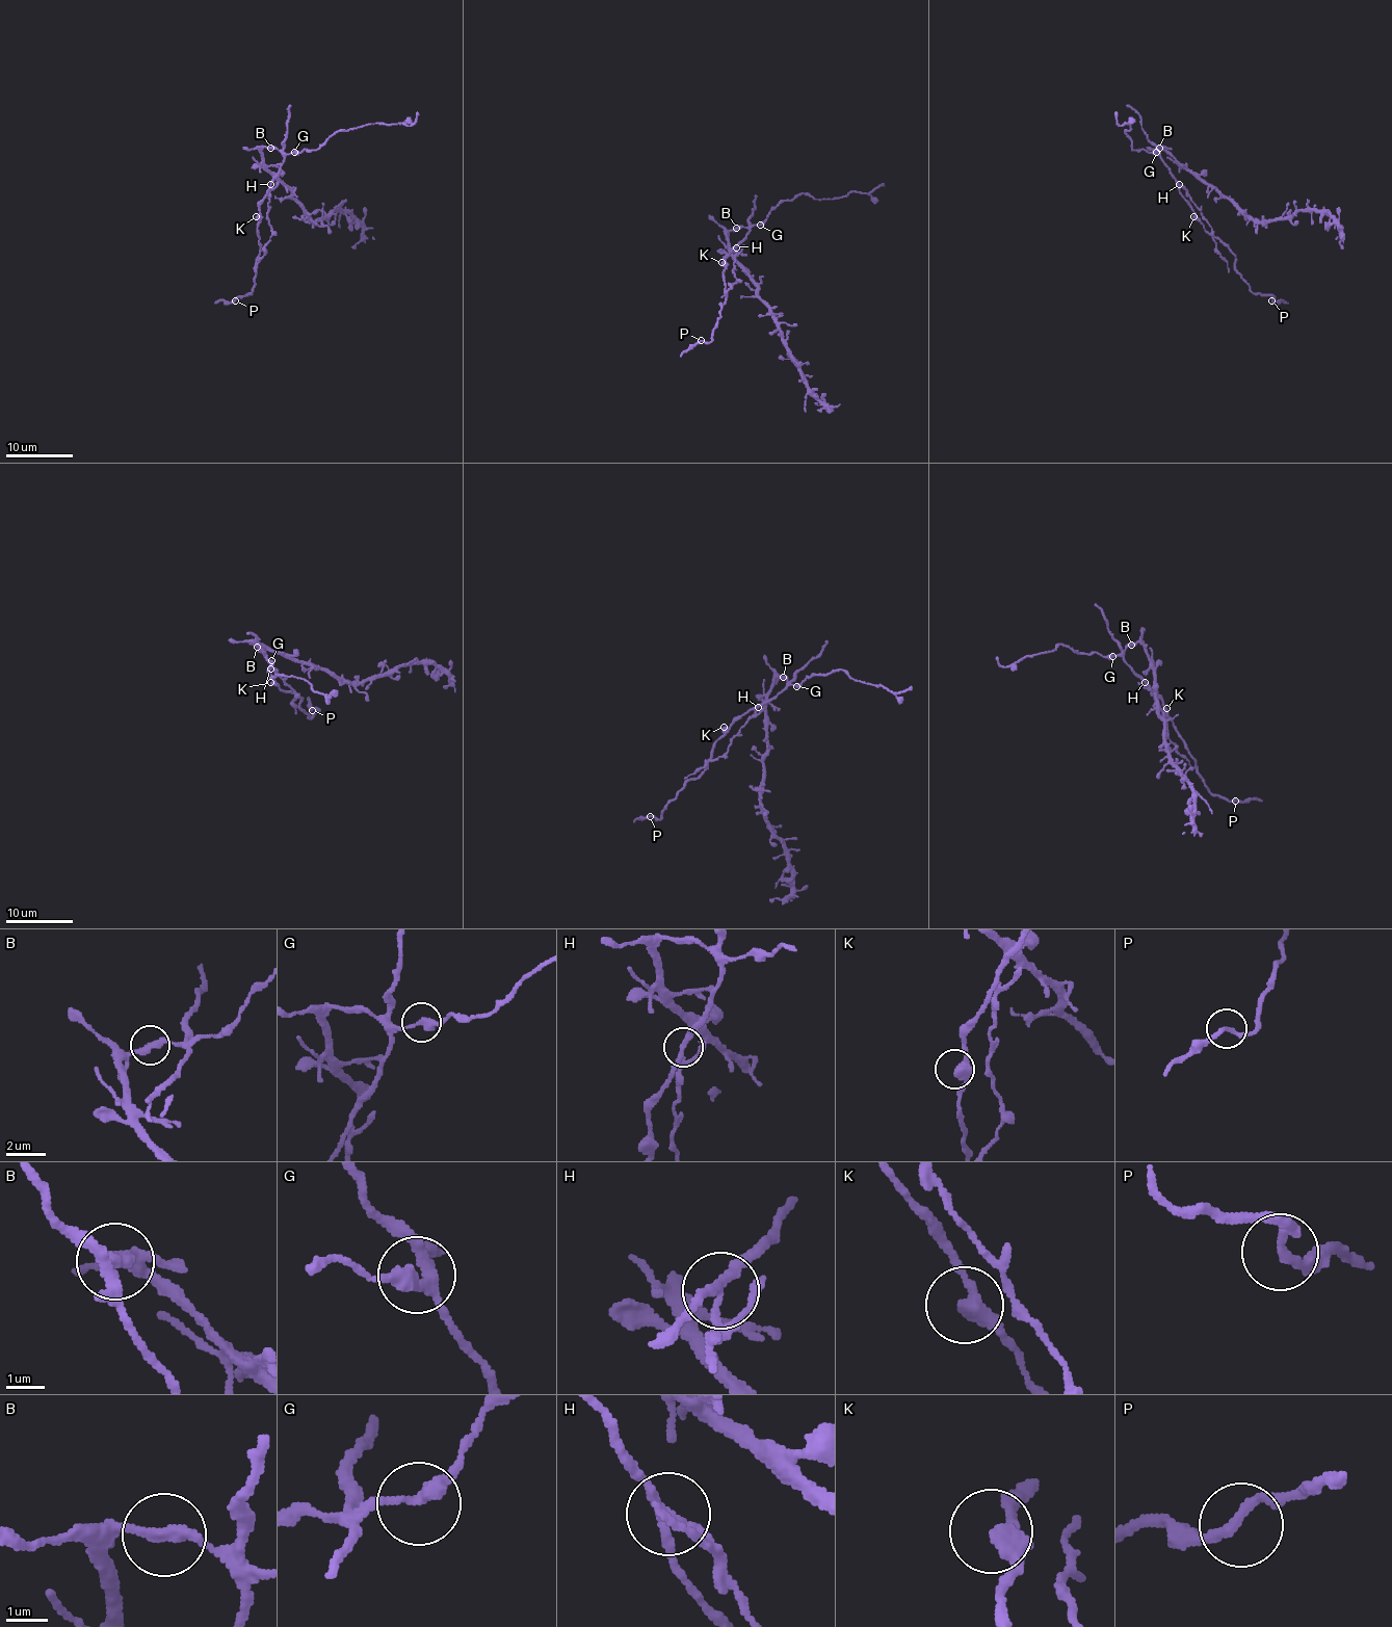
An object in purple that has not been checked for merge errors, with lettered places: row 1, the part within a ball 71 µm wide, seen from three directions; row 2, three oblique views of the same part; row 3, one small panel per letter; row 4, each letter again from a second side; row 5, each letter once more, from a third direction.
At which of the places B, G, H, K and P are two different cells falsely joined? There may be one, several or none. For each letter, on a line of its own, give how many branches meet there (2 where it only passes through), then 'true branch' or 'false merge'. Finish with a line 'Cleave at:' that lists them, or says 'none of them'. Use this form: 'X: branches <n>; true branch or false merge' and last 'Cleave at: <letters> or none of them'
B: branches 2; false merge
G: branches 2; true branch
H: branches 3; false merge
K: branches 2; true branch
P: branches 2; true branch
Cleave at: B, H

